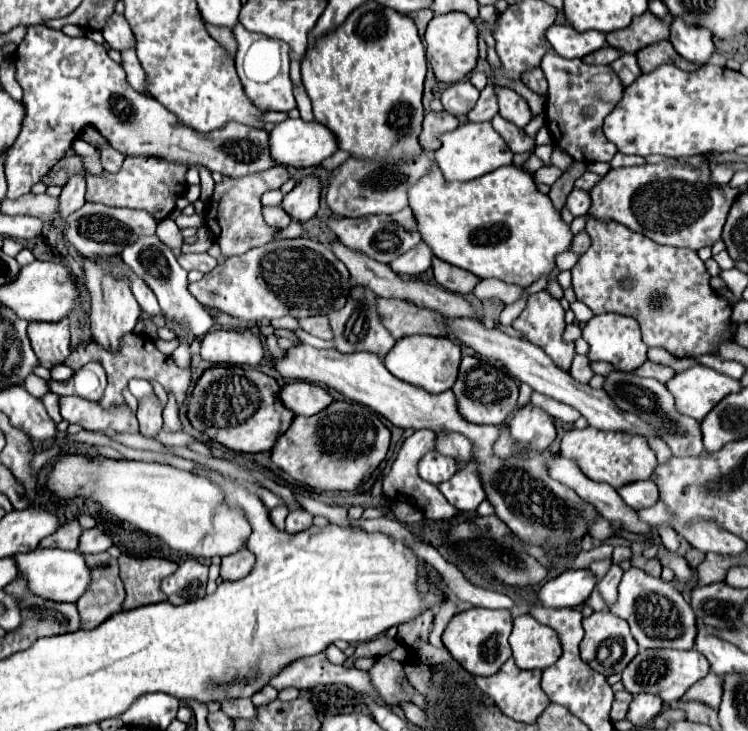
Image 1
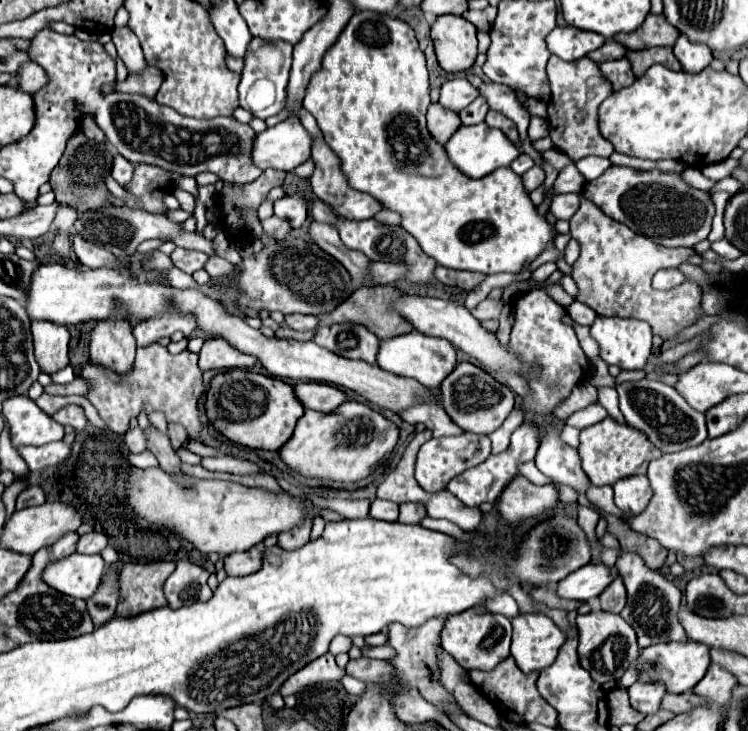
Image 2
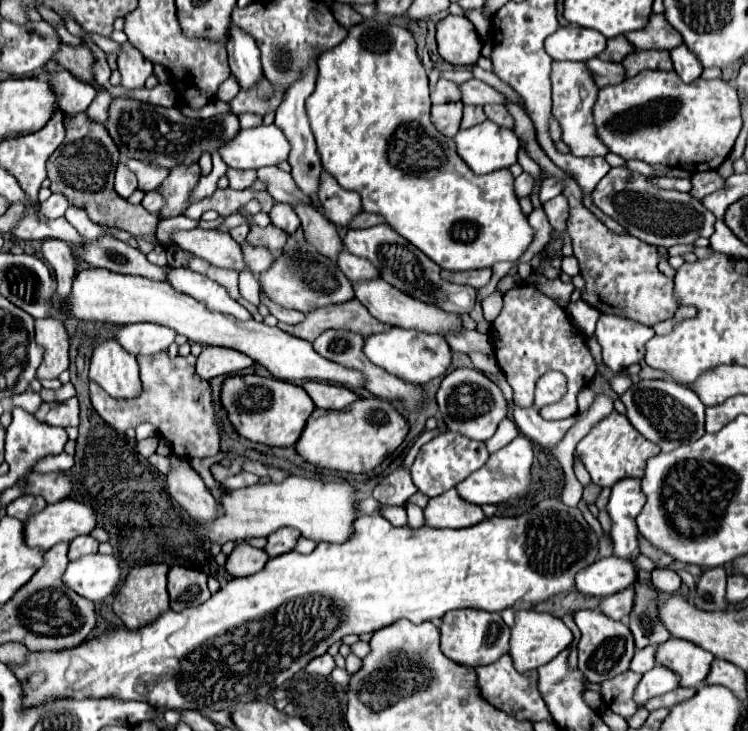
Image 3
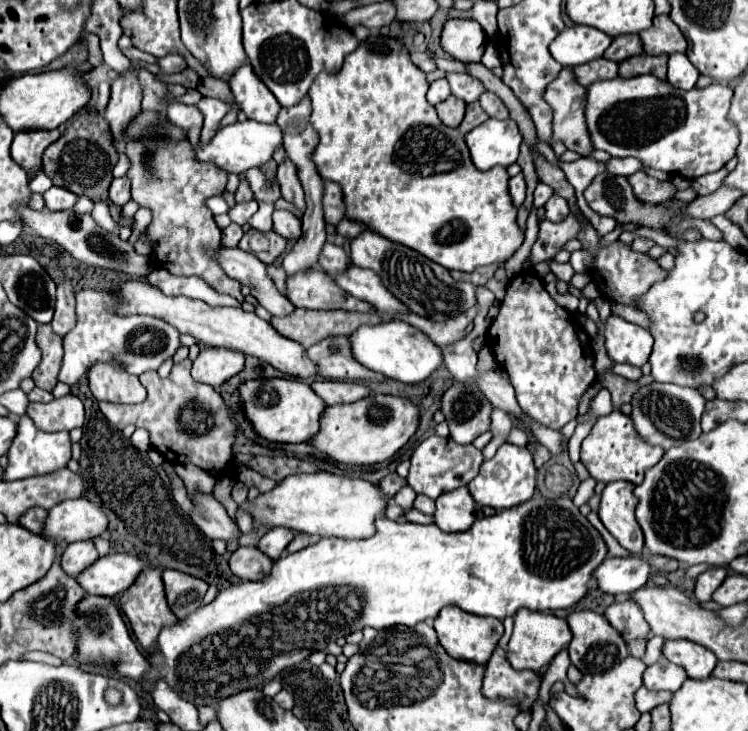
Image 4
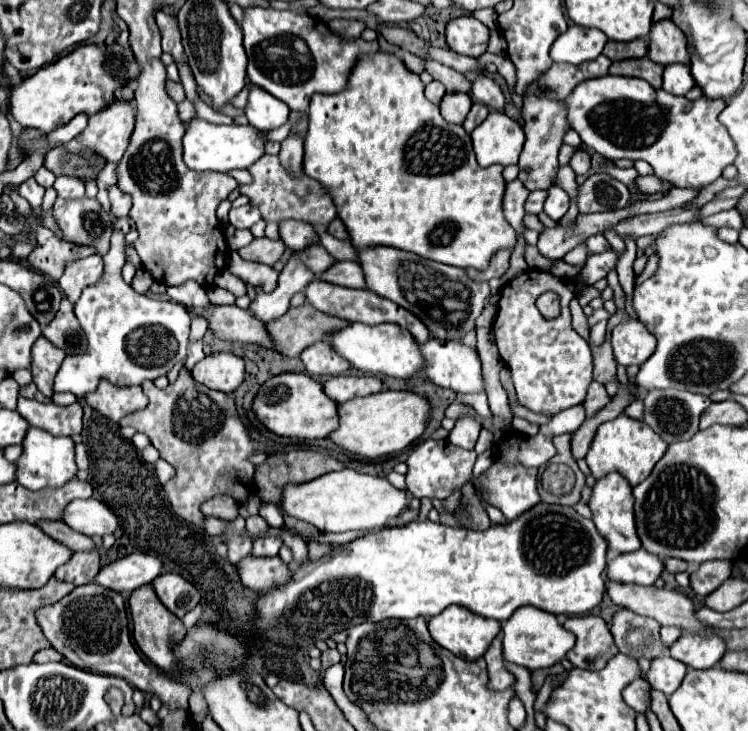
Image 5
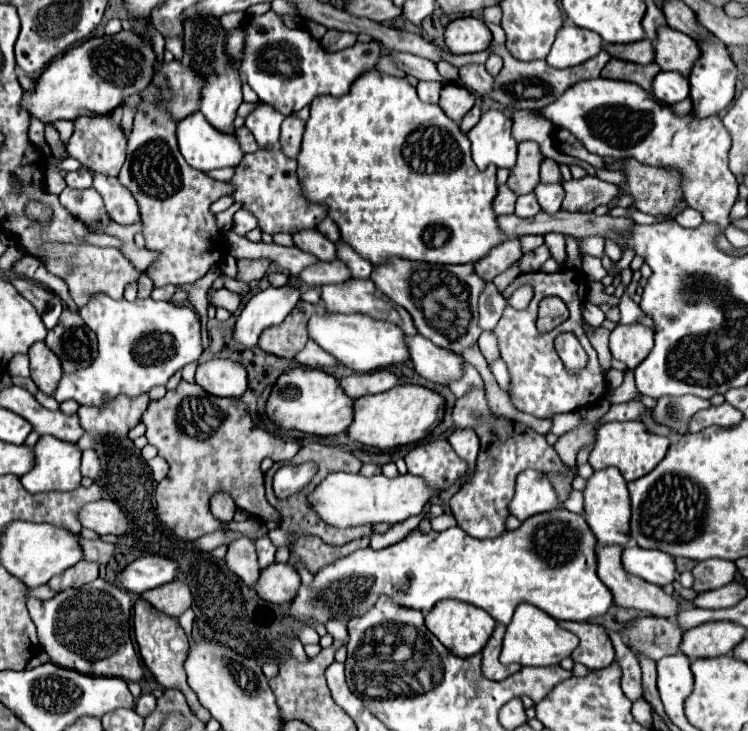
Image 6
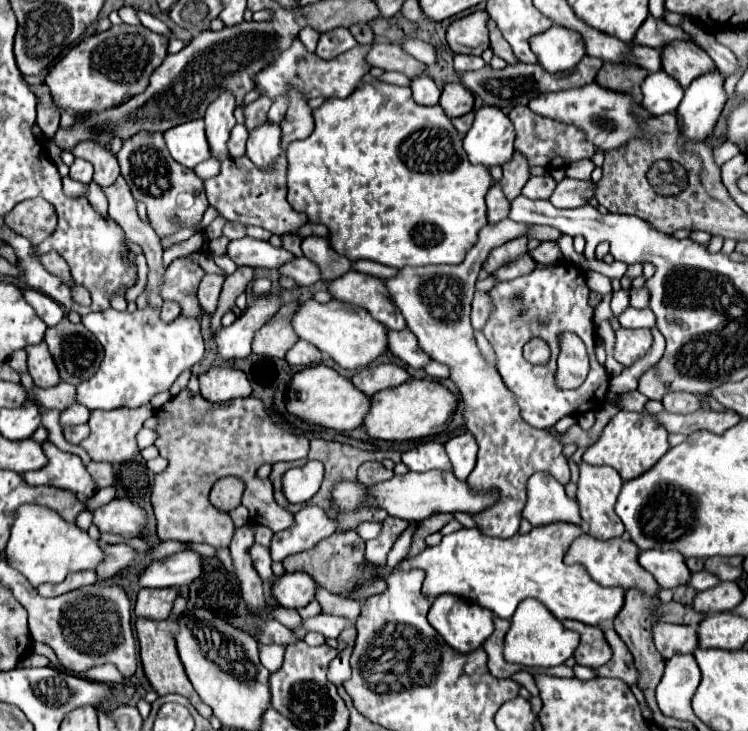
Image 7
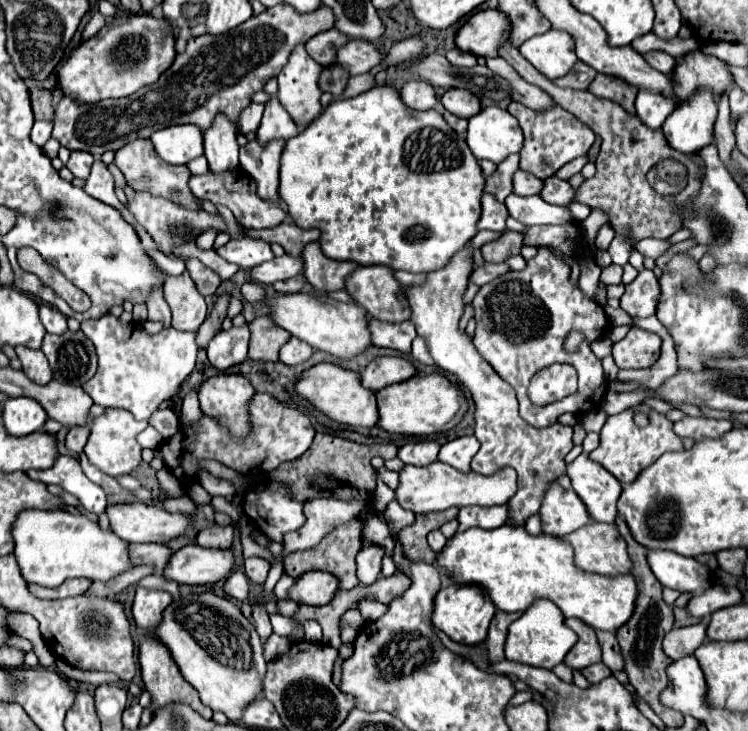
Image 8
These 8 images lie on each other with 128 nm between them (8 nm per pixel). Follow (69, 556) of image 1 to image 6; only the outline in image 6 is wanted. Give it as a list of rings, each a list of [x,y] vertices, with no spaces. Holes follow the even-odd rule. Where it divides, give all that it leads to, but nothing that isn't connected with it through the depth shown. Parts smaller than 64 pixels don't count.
[[[140,556],[134,562],[130,562],[118,576],[116,580],[120,586],[128,592],[142,594],[150,588],[162,586],[166,582],[172,582],[176,578],[176,562],[164,556]]]

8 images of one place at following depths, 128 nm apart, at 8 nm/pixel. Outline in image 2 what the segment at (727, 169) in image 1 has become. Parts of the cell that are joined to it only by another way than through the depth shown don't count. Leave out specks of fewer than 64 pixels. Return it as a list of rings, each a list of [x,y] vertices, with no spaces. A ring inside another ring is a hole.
[[[686,168],[682,176],[684,176],[684,180],[686,180],[690,186],[694,186],[694,188],[698,188],[698,190],[710,190],[710,188],[716,184],[716,180],[706,178],[698,168]]]

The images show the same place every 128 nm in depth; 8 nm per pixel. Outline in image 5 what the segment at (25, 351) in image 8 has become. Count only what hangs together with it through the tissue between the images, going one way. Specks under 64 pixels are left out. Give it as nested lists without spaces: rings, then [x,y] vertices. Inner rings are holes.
[[[40,336],[34,342],[32,368],[30,370],[32,370],[32,376],[34,376],[34,384],[48,398],[54,394],[54,390],[52,390],[54,376],[56,376],[60,364],[62,364],[64,356],[66,356],[66,352],[62,352],[62,348],[52,346],[52,342],[44,336]]]

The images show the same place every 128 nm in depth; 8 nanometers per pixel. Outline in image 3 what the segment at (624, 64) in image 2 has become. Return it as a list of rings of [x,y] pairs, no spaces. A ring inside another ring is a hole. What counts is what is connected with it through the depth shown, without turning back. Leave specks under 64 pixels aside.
[[[592,58],[588,62],[588,68],[592,70],[592,76],[594,76],[594,82],[596,82],[598,88],[620,84],[626,78],[624,66],[622,64],[616,64],[616,62],[604,62],[604,60]]]

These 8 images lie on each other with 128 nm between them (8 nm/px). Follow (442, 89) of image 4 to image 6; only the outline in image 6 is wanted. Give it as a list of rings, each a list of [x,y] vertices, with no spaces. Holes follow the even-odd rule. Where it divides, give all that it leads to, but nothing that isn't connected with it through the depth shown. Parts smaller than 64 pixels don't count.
[[[418,82],[418,96],[422,102],[438,104],[438,94],[442,90],[440,82]]]

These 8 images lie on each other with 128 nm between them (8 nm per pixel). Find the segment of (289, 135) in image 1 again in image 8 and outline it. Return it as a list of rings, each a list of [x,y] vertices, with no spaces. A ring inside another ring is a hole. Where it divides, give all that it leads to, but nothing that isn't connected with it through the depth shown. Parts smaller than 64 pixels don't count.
[[[194,124],[168,126],[150,136],[156,152],[168,164],[188,164],[202,156],[202,132]]]

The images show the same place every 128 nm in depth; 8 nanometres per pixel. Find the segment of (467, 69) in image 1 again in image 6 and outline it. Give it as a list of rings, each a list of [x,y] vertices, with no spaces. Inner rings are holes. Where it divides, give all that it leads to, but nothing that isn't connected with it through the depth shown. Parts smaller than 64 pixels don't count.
[[[456,18],[446,26],[444,42],[452,54],[474,54],[488,50],[492,32],[480,18]]]

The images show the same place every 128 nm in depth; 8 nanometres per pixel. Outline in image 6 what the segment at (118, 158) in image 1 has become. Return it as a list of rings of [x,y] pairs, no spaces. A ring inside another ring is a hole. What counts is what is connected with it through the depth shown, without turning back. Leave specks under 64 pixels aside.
[[[96,174],[94,176],[94,188],[104,198],[106,210],[114,222],[118,222],[118,224],[138,222],[138,218],[140,218],[138,204],[134,200],[134,196],[116,178]]]

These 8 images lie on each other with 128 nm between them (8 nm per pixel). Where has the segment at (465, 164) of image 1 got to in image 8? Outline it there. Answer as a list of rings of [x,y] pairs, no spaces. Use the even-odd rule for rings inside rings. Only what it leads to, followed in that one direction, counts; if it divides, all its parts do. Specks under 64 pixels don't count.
[[[486,106],[468,120],[468,146],[478,160],[500,164],[506,156],[520,152],[522,132],[516,118],[498,106]]]

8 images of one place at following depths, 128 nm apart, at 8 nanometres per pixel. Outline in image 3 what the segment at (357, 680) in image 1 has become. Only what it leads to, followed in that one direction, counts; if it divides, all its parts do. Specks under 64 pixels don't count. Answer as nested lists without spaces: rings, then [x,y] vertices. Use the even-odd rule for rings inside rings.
[[[324,654],[324,656],[318,656],[316,660],[312,660],[312,662],[304,668],[304,672],[306,672],[306,674],[312,674],[312,676],[328,676],[334,668],[336,668],[334,658],[332,658],[330,654]]]

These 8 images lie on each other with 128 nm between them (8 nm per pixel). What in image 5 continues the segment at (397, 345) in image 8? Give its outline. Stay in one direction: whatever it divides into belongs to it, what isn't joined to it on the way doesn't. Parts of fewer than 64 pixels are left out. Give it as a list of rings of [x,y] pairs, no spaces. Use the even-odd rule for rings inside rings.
[[[428,340],[422,346],[428,378],[454,392],[486,392],[480,358],[474,348],[454,340]]]

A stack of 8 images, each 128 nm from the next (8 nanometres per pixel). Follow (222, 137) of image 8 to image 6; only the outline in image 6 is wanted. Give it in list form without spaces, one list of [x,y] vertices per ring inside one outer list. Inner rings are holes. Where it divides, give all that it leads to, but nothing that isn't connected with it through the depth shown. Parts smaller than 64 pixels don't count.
[[[196,10],[184,18],[184,62],[192,64],[192,68],[204,76],[206,84],[202,88],[200,110],[216,130],[232,132],[236,110],[242,104],[242,80],[238,68],[232,68],[228,56],[224,56],[224,36],[228,36],[228,32],[222,28],[220,18],[208,20],[208,16],[196,16]]]

